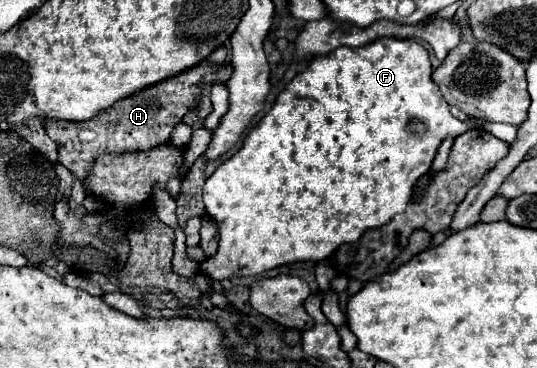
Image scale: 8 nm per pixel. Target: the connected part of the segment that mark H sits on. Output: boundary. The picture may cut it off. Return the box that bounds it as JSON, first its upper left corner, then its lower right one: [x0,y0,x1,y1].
[41,60,231,182]

